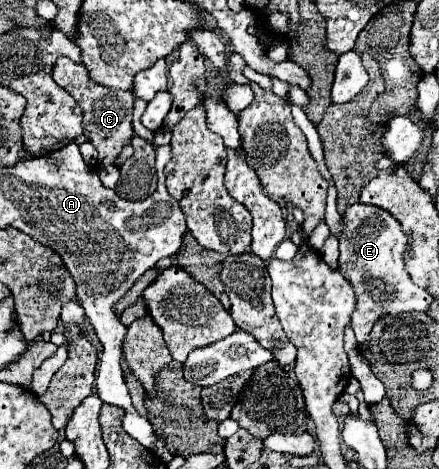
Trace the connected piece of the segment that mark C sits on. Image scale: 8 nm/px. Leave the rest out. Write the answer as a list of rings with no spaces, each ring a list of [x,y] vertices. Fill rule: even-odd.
[[[57,58],[53,64],[53,80],[65,88],[77,104],[83,108],[83,132],[87,134],[89,142],[99,150],[99,162],[109,166],[121,154],[125,142],[131,140],[133,126],[131,126],[131,110],[133,110],[133,94],[125,90],[111,90],[107,86],[99,86],[89,78],[89,72],[83,64],[75,64],[71,58]]]

